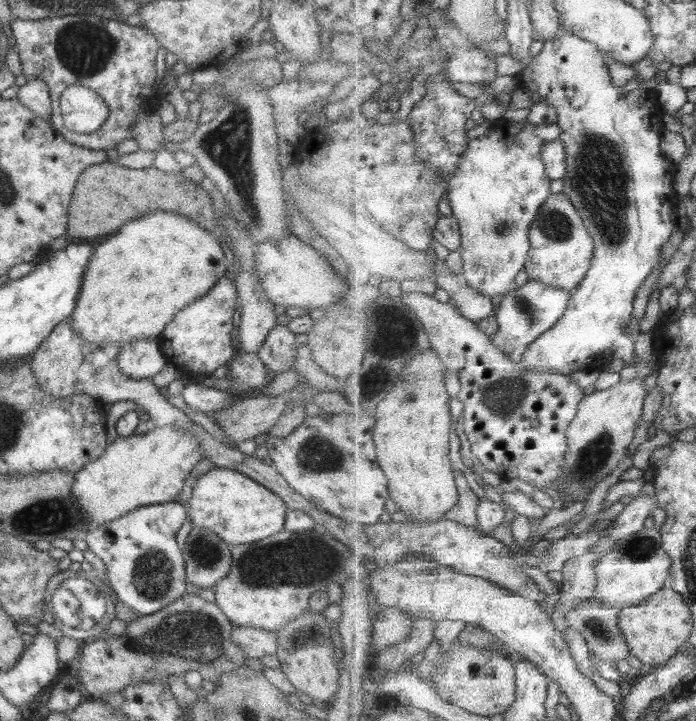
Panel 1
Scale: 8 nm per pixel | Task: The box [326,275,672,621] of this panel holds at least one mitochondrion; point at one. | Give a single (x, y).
(394, 336)

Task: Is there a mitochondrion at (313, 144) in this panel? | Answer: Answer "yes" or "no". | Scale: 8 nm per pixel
no

